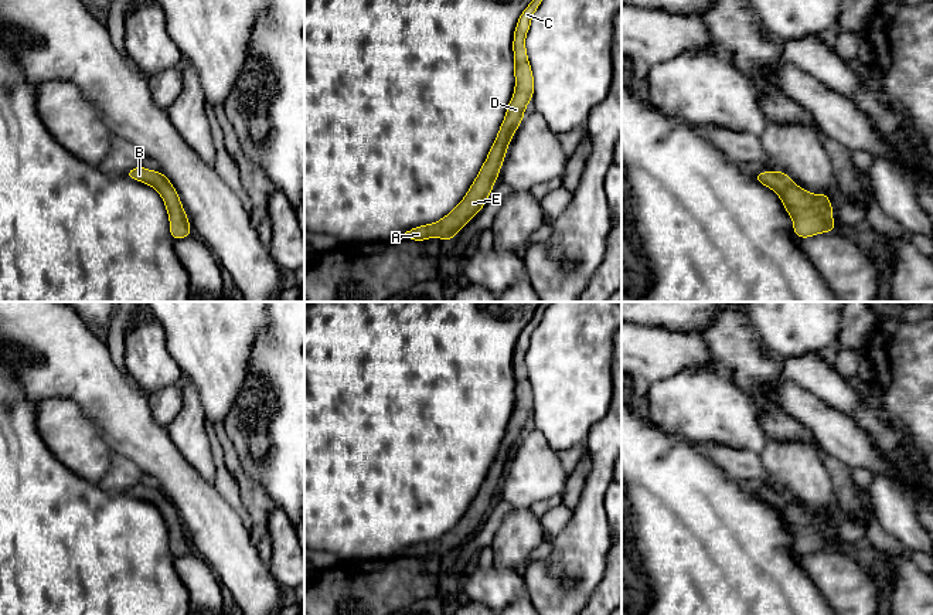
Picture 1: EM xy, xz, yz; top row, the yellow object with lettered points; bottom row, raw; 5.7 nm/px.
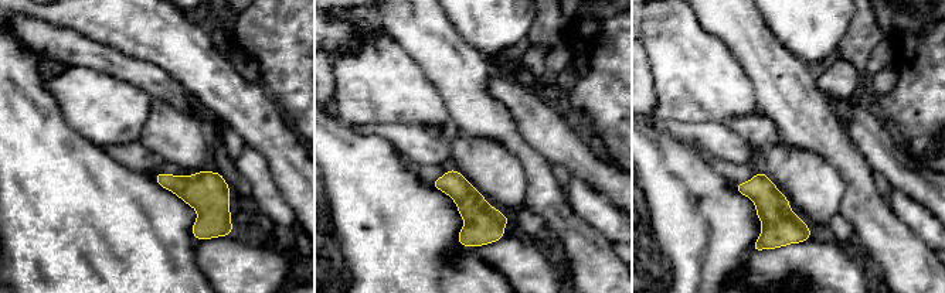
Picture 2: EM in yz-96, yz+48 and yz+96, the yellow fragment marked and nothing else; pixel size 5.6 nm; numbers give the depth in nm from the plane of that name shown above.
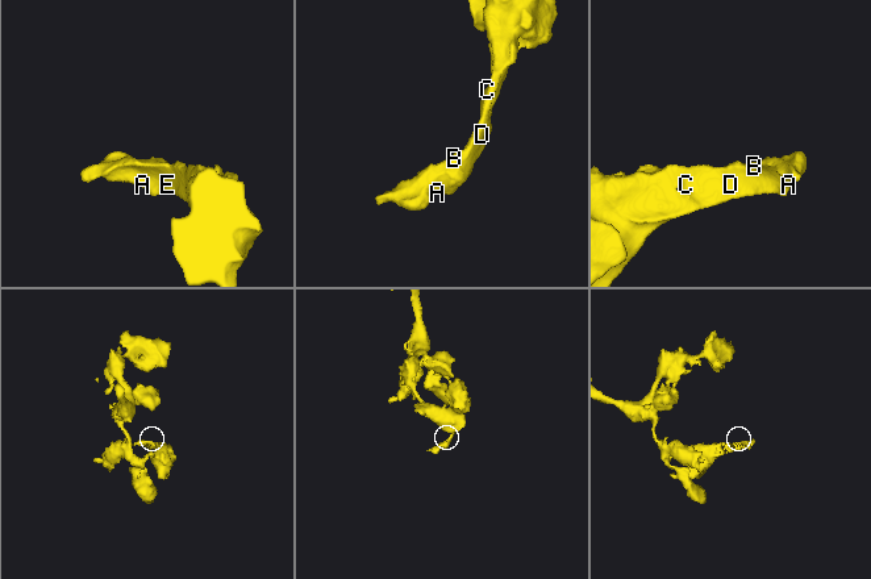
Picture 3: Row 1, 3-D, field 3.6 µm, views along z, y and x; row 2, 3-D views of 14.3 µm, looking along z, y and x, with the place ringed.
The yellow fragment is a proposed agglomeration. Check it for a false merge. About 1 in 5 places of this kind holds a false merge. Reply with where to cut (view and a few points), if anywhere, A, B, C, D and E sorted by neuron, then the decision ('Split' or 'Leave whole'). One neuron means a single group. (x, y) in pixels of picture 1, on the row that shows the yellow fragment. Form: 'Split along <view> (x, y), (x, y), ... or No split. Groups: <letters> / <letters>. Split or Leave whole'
No split. Groups: A B C D E. Leave whole

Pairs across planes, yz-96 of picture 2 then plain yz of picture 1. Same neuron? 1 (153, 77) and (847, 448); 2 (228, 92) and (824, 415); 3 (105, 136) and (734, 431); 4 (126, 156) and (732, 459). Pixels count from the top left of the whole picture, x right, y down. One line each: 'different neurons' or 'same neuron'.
1: same neuron
2: different neurons
3: same neuron
4: same neuron

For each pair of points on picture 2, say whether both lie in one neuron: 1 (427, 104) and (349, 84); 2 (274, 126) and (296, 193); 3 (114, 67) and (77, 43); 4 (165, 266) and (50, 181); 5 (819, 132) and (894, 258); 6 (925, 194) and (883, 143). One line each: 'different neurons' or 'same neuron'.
1: same neuron
2: same neuron
3: same neuron
4: same neuron
5: same neuron
6: same neuron

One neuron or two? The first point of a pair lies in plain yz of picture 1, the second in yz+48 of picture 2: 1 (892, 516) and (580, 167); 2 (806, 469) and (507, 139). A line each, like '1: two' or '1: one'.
1: two
2: two

